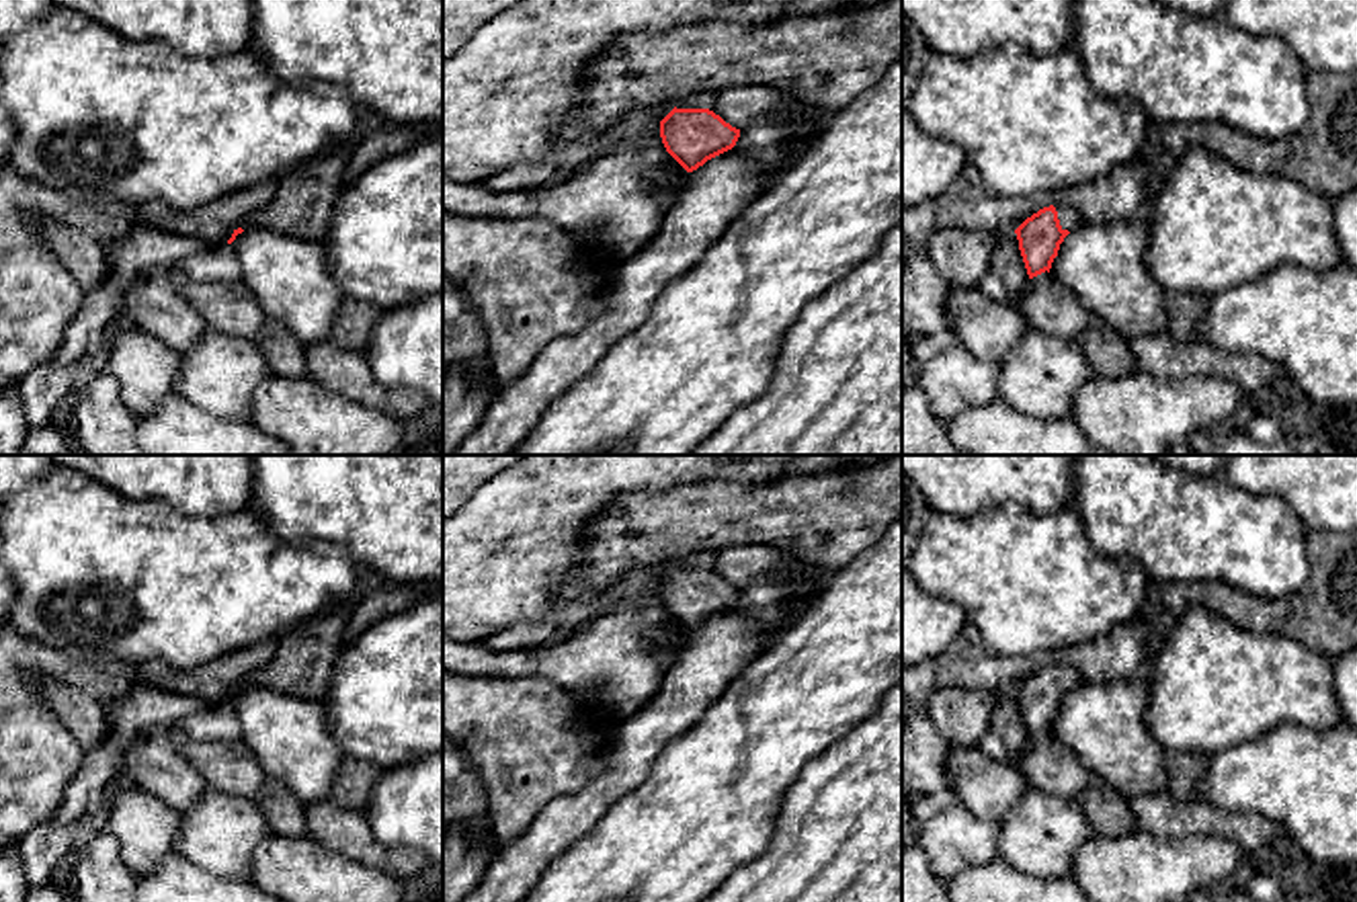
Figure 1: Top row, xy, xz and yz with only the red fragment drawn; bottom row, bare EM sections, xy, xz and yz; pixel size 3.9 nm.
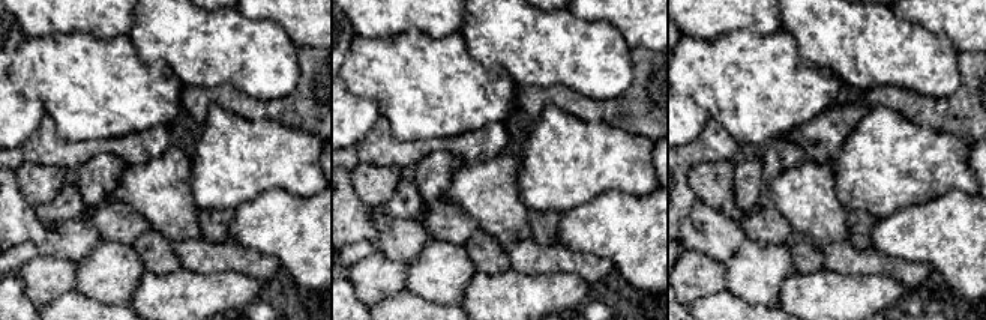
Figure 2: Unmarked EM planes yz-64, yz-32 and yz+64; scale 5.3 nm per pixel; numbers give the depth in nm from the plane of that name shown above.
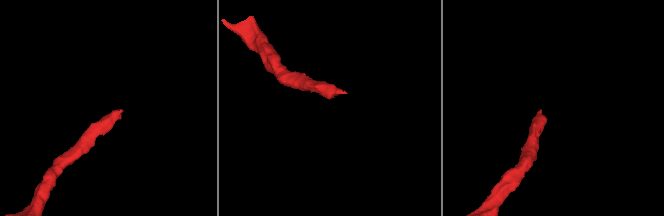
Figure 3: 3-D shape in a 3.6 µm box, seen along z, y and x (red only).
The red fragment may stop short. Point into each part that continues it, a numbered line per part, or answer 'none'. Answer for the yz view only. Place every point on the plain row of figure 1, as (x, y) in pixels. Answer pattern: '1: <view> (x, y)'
1: yz (1068, 677)

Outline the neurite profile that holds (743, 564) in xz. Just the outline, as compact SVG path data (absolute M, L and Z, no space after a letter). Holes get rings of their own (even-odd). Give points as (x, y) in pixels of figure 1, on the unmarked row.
M734 545L713 554L711 570L742 590L763 576L787 570L787 564L769 545Z

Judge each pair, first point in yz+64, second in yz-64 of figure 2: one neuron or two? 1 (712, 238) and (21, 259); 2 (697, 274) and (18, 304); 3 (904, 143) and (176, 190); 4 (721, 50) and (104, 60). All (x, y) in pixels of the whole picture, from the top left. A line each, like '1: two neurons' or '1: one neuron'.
1: two neurons
2: two neurons
3: two neurons
4: one neuron

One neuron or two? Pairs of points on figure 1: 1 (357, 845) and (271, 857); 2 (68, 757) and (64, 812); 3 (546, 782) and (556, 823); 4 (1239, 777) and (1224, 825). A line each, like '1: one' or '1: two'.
1: two
2: two
3: two
4: two

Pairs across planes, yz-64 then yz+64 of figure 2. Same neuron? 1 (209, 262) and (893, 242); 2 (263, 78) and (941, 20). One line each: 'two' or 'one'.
1: two
2: two

